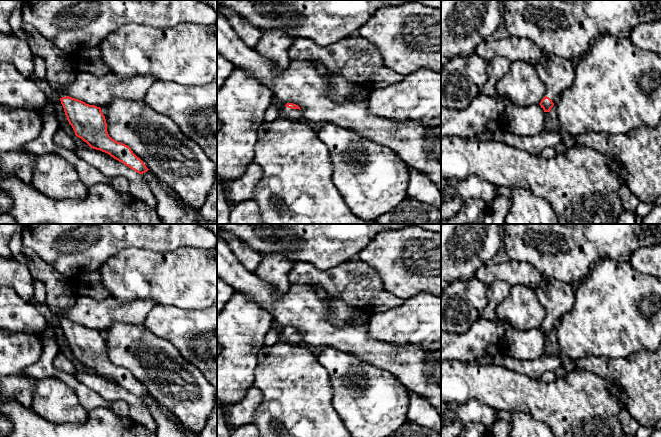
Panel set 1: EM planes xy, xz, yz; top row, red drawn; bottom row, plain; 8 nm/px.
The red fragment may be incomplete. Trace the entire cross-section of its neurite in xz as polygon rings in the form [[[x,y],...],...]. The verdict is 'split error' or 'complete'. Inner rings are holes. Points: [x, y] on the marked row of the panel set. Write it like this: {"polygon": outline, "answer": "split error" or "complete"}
{"polygon": [[[287,103],[281,107],[281,115],[284,118],[293,121],[299,121],[303,118],[303,112],[300,107],[293,103]]], "answer": "split error"}

